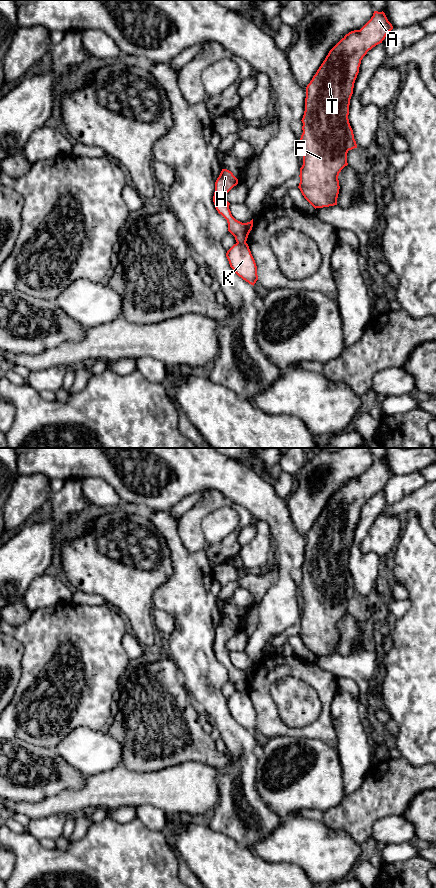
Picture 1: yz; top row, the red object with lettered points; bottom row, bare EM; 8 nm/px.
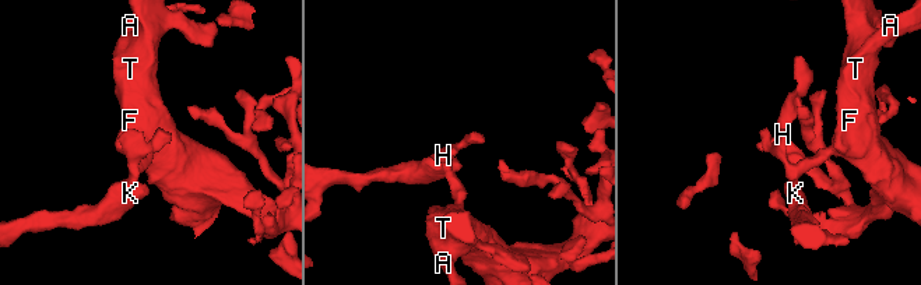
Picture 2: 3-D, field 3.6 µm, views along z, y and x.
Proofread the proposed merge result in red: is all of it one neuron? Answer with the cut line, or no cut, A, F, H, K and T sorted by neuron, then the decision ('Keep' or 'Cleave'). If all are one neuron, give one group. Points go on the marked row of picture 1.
Split along yz (245, 241), (237, 243). Groups: A F H T / K. Cleave

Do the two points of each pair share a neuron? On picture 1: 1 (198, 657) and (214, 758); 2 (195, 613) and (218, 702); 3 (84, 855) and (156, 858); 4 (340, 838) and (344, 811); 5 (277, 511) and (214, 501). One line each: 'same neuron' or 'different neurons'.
1: different neurons
2: same neuron
3: same neuron
4: different neurons
5: different neurons

